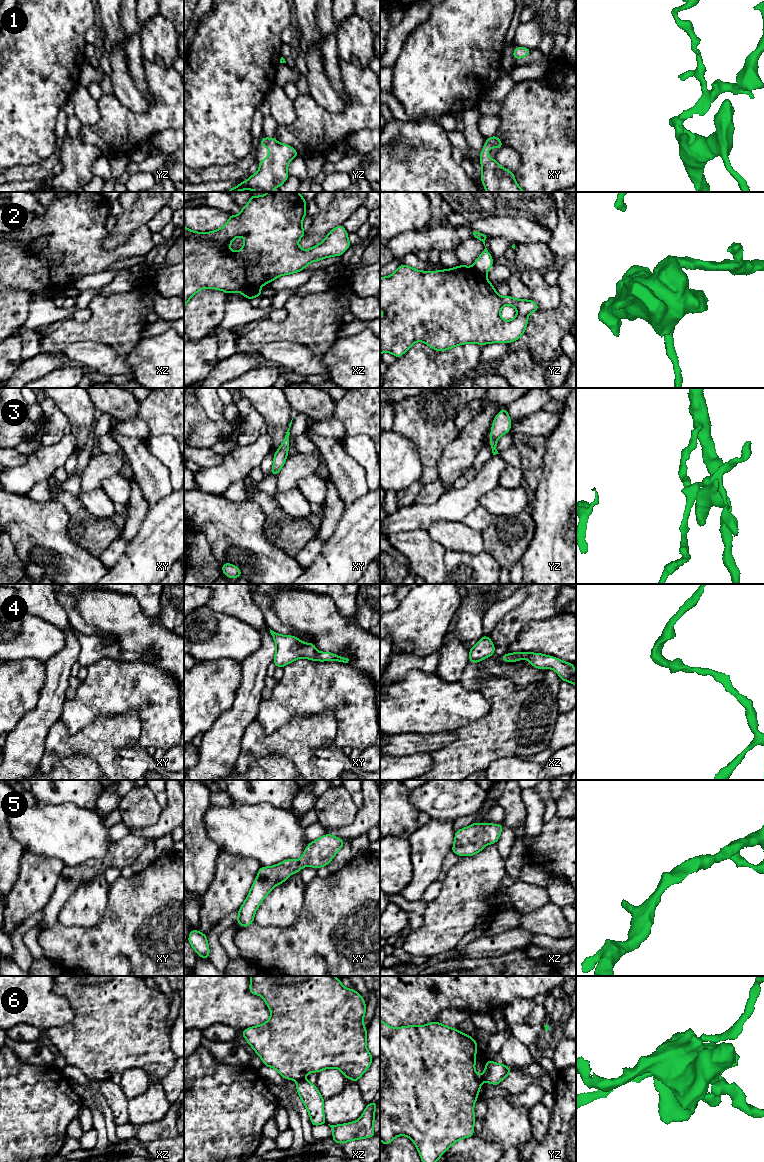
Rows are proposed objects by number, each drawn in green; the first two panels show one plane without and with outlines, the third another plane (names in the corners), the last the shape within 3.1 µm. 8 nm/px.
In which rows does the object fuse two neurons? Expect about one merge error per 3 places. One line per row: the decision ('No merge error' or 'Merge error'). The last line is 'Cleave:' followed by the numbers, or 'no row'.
1: No merge error
2: Merge error
3: No merge error
4: No merge error
5: No merge error
6: Merge error
Cleave: 2, 6

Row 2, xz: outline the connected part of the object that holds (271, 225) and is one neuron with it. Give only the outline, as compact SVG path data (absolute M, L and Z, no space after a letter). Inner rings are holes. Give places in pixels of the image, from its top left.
M268 192L263 196L251 194L248 204L241 208L241 213L238 216L230 213L227 223L215 231L196 232L184 225L184 309L192 296L201 289L217 289L225 291L227 295L240 292L246 297L248 291L260 289L262 285L282 275L302 271L311 262L341 256L351 246L343 225L333 228L320 244L311 249L303 250L299 247L298 241L306 232L302 228L302 221L307 214L306 202L298 192ZM238 236L244 237L243 248L232 252L230 244Z

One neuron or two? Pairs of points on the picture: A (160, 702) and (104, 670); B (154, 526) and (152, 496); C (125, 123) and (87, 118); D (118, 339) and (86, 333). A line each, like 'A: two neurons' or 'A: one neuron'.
A: one neuron
B: two neurons
C: two neurons
D: one neuron

